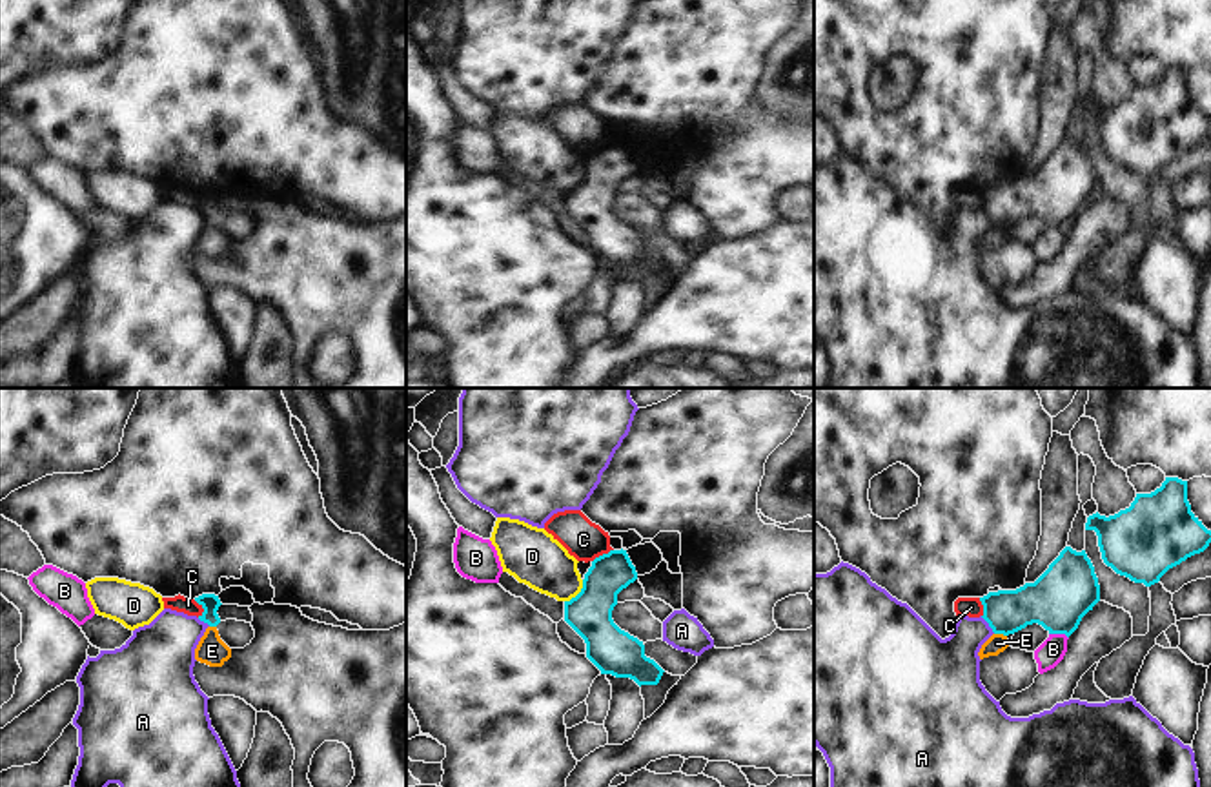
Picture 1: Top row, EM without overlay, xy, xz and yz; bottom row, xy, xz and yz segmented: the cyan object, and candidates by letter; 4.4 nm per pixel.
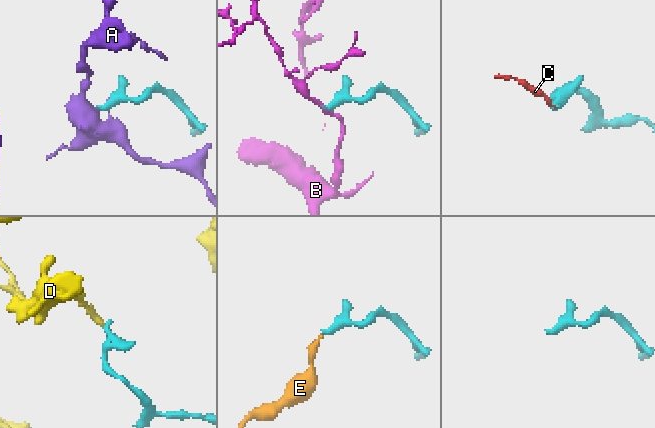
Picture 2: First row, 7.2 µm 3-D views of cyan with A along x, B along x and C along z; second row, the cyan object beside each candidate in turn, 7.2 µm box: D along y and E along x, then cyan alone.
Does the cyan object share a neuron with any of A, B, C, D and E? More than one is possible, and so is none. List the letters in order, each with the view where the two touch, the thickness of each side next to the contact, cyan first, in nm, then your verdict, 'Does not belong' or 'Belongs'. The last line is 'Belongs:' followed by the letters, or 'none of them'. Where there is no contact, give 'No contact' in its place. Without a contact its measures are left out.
A: Touches cyan in yz. Thickness 190 nm (cyan) against 260 nm. Does not belong
B: Touches cyan in yz. Thickness 260 nm (cyan) against 110 nm. Does not belong
C: Touches cyan in xy. Thickness 80 nm (cyan) against 80 nm. Does not belong
D: Touches cyan in xz. Thickness 190 nm (cyan) against 240 nm. Does not belong
E: Touches cyan in yz. Thickness 220 nm (cyan) against 90 nm. Does not belong
Belongs: none of them.

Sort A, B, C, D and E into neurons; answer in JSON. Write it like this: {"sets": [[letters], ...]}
{"sets": [["A"], ["B"], ["C"], ["D"], ["E"]]}

